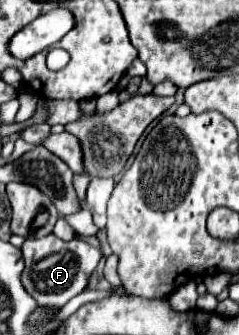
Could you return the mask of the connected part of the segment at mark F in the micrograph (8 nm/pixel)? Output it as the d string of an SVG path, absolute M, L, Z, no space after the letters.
M56 235L42 237L40 241L26 239L24 245L22 245L22 255L24 255L24 263L26 263L26 267L22 271L22 285L24 285L24 289L36 299L38 305L60 305L60 307L64 307L74 295L78 295L78 293L82 293L86 289L88 279L90 279L92 271L96 269L98 261L102 257L100 251L96 247L88 245L86 241L78 239L78 241L68 241L66 243L66 241L58 239Z

